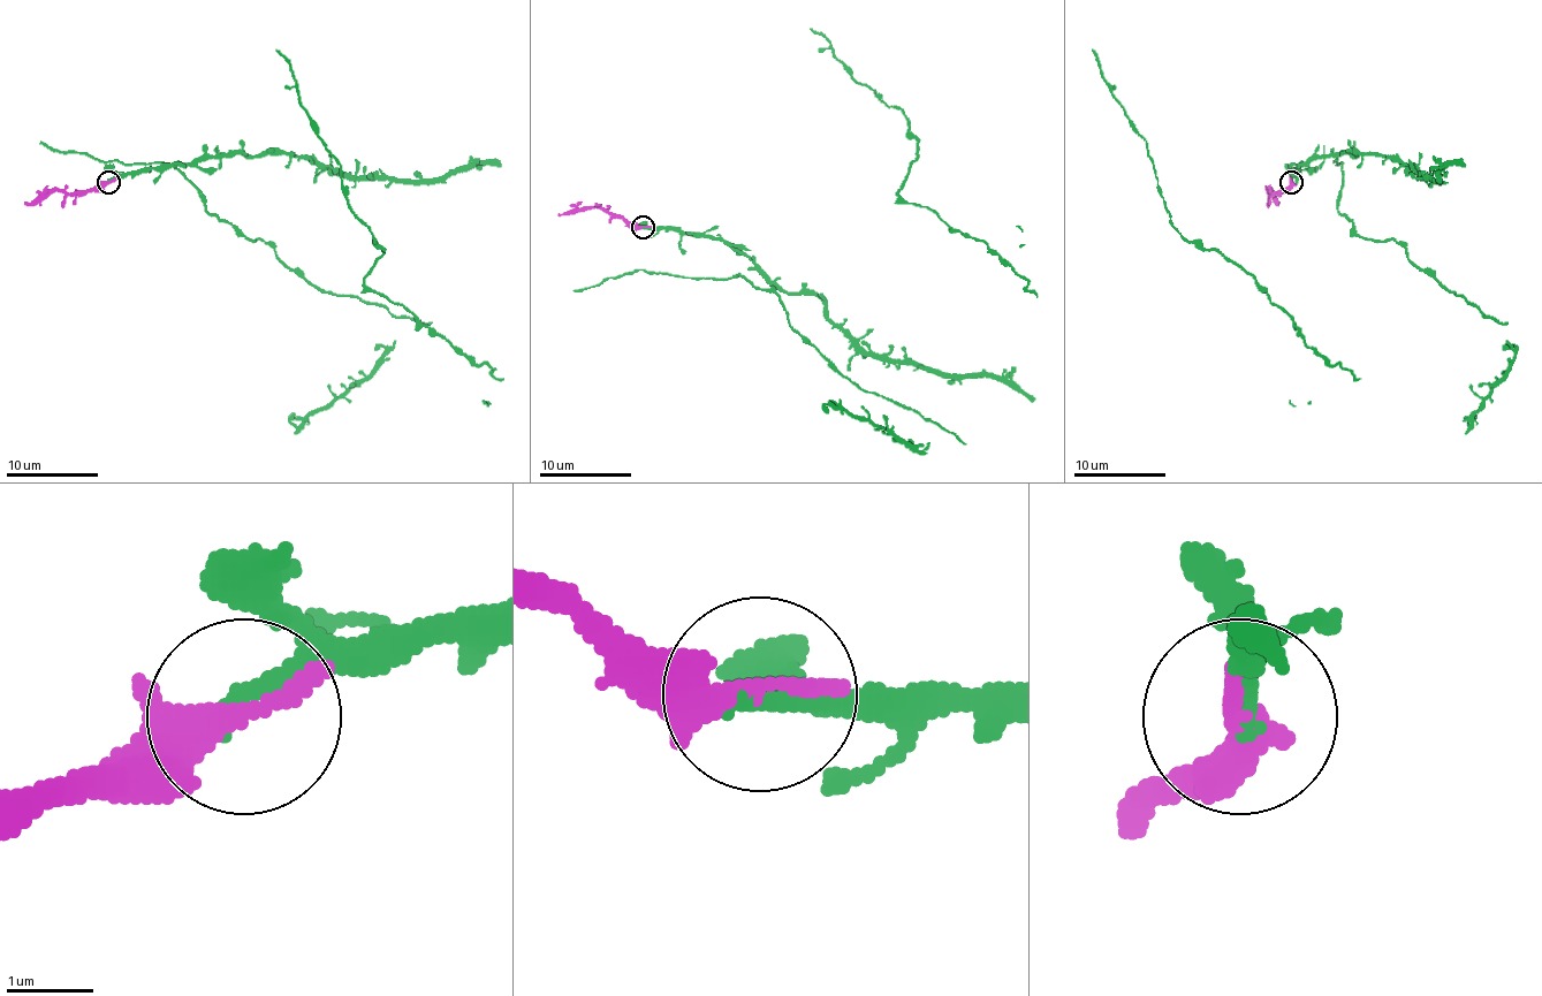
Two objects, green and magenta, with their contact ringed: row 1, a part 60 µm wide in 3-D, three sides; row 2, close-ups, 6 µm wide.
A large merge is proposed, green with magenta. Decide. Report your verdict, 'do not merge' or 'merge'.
merge

